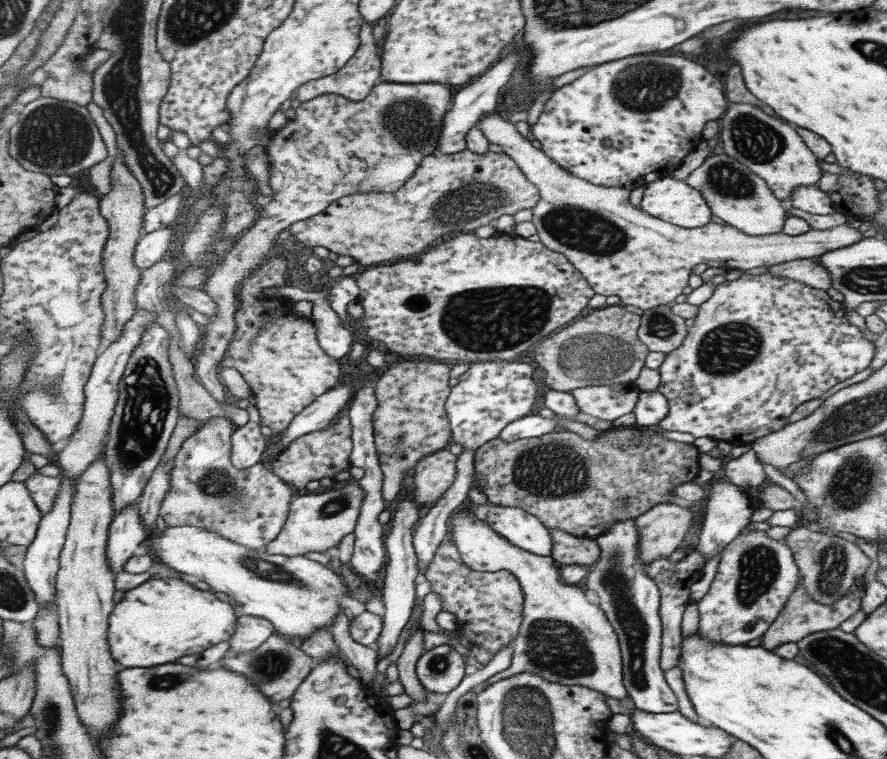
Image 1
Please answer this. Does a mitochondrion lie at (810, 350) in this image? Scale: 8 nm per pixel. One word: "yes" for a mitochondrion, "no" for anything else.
no

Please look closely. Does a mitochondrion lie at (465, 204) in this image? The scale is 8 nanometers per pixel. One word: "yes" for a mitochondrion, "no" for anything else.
yes

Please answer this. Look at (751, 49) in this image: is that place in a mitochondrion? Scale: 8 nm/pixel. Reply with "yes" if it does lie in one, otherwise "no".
no

